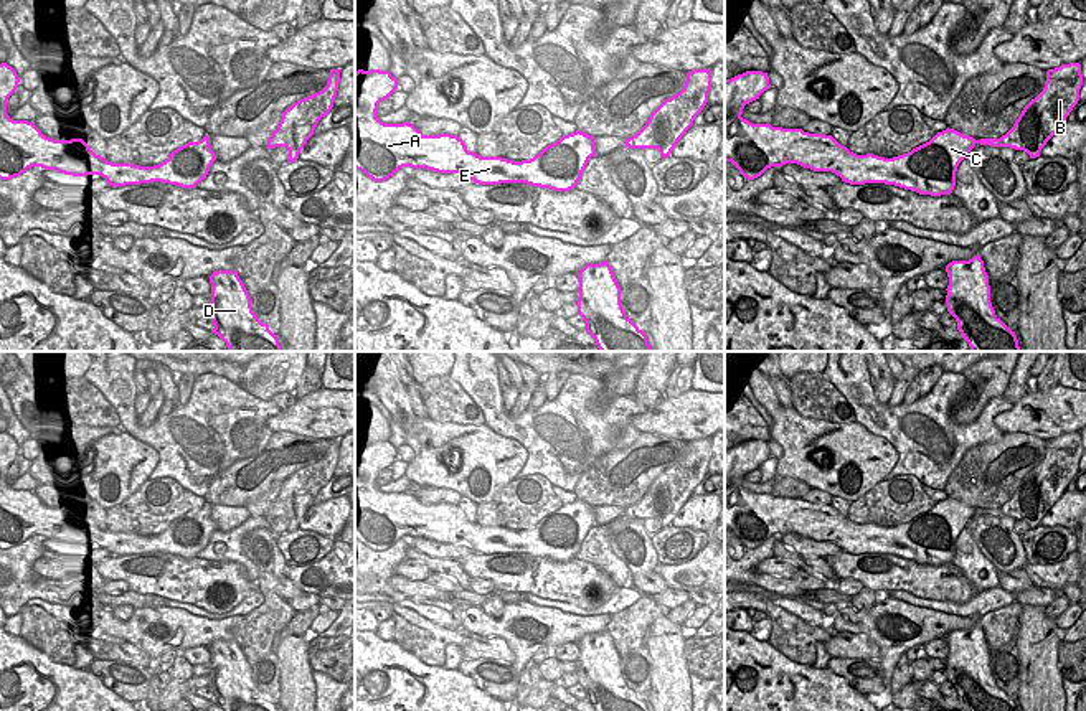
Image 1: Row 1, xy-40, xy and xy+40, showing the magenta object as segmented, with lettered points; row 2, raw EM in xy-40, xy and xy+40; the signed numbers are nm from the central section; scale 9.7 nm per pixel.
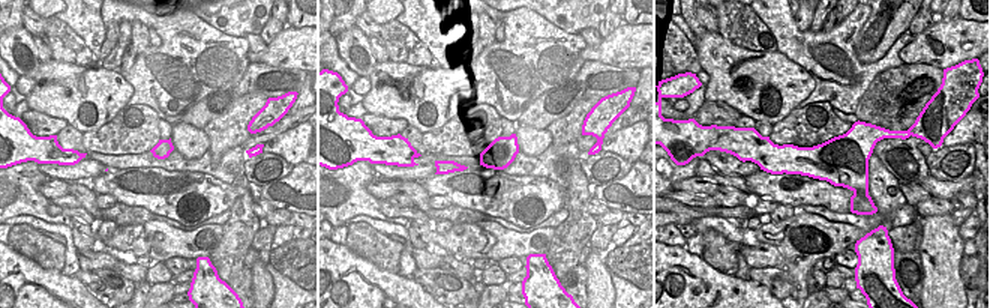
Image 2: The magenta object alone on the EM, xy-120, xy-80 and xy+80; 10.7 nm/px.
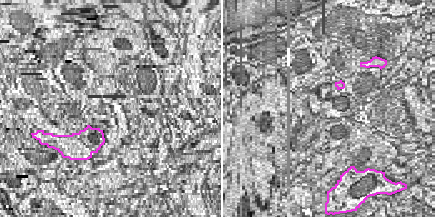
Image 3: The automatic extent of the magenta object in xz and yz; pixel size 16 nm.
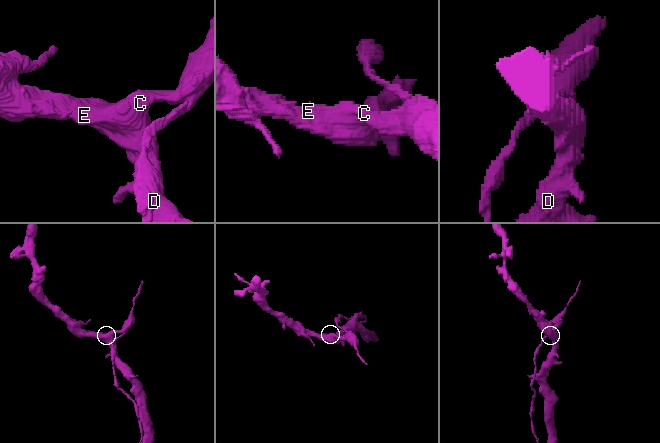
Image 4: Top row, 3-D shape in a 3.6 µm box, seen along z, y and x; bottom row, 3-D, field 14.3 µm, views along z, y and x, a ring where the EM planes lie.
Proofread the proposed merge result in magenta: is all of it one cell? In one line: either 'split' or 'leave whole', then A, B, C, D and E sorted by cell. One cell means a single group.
split; A C D E / B

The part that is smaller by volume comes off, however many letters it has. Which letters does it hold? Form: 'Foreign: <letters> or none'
Foreign: B

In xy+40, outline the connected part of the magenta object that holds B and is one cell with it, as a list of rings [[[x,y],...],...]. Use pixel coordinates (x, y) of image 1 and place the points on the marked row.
[[[1079,63],[1048,69],[1043,91],[1023,107],[1013,127],[1000,137],[1002,145],[1023,150],[1030,158],[1040,157],[1041,148],[1078,104],[1081,86]]]

